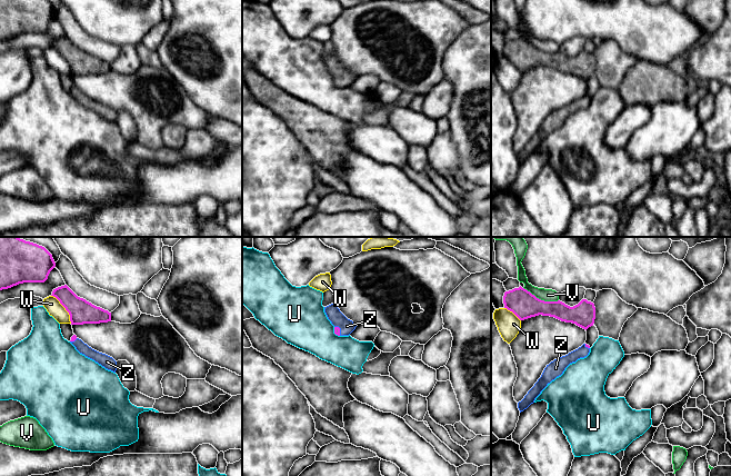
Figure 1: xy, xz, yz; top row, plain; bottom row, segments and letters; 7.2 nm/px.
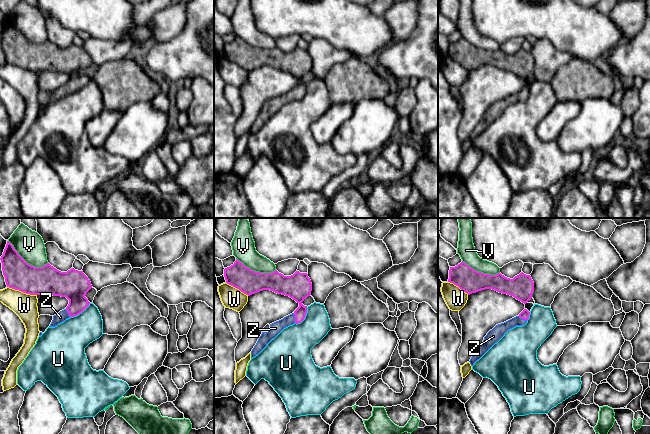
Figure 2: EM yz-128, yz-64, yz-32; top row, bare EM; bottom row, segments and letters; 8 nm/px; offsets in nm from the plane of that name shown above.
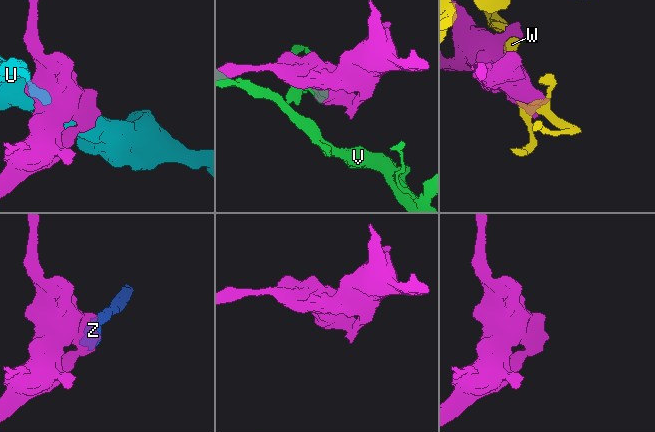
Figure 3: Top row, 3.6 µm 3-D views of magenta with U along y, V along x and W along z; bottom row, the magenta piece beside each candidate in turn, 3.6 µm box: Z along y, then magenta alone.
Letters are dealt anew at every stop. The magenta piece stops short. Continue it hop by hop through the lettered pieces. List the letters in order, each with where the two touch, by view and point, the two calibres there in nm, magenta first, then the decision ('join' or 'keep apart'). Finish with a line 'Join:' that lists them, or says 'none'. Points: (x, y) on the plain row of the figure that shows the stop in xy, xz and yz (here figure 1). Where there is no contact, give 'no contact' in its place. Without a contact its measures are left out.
U: xz (334, 83) | 50/360 nm | keep apart
V: yz (540, 50) | 200/100 nm | keep apart
W: xy (64, 58) | 180/110 nm | keep apart
Z: xz (339, 80) | 50/110 nm | join
Join: Z

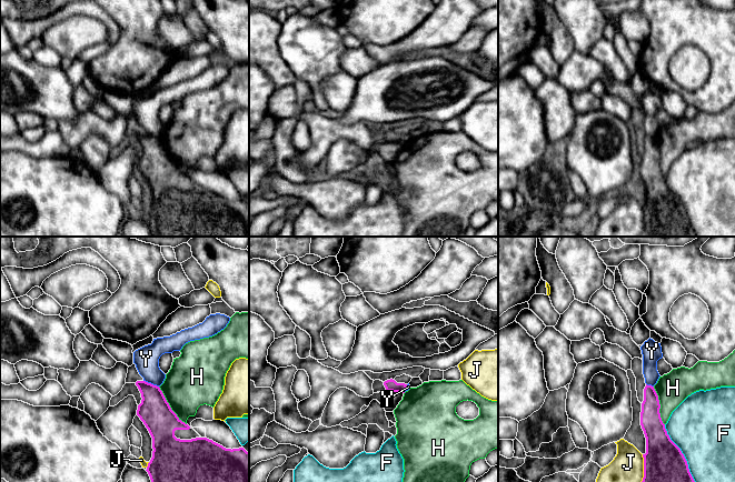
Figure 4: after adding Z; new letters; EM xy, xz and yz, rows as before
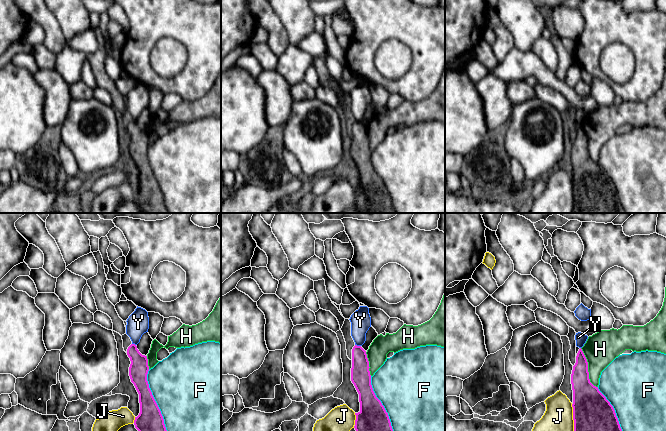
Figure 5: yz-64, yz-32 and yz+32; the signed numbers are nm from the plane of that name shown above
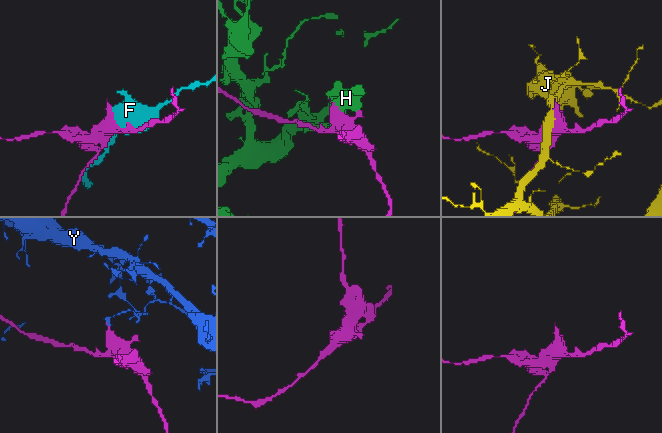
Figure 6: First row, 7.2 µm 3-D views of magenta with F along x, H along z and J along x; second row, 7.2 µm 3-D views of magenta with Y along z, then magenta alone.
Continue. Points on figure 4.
F: yz (683, 206) | 360/460 nm | keep apart
H: xy (169, 157) | 220/360 nm | keep apart
J: yz (644, 221) | 360/320 nm | keep apart
Y: xy (150, 134) | 220/180 nm | keep apart
Join: none

